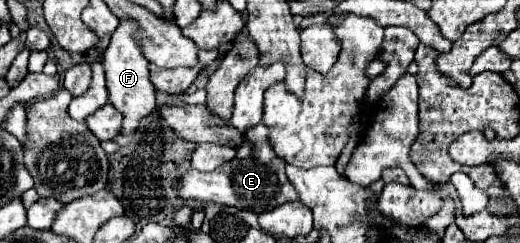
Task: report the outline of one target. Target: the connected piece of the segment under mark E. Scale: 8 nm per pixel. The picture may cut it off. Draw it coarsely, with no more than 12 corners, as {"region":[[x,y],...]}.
{"region":[[247,128],[237,156],[189,168],[181,198],[269,212],[299,200],[269,128]]}

